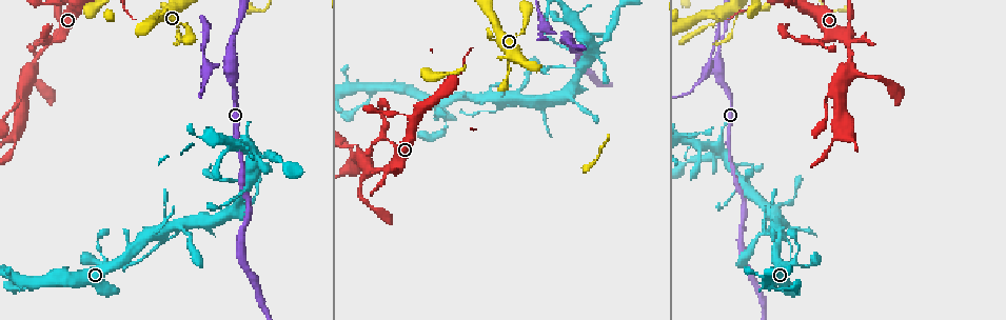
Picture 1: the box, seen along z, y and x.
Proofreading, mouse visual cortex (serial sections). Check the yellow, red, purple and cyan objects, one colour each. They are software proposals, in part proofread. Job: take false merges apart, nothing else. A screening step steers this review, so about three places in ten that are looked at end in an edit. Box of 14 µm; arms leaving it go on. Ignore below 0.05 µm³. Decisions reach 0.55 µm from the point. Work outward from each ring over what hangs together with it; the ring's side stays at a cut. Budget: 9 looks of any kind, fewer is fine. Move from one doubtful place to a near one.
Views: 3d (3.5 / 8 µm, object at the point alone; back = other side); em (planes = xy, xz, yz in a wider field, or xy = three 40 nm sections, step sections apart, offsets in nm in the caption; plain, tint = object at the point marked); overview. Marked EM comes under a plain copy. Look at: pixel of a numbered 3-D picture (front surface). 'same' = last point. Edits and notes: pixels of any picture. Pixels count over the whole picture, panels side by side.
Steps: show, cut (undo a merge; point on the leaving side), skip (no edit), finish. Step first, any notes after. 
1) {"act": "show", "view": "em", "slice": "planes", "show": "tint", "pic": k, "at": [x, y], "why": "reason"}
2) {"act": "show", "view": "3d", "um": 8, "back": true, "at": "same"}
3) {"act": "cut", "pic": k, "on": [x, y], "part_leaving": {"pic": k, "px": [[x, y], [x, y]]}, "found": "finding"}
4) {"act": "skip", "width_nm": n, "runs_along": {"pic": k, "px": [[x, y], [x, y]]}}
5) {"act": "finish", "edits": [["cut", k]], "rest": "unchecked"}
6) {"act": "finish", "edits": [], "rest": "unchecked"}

{"act": "show", "view": "3d", "um": 3.5, "pic": 1, "at": [443, 121], "why": "sharp bend"}

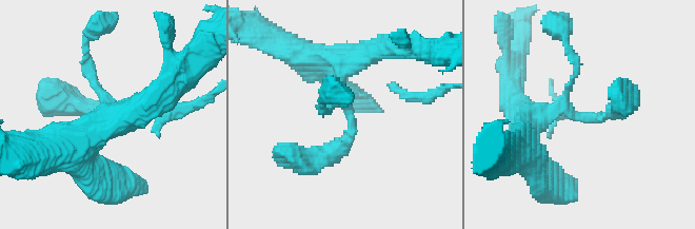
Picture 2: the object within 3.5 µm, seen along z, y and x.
{"act": "show", "view": "em", "slice": "xy", "step": 5, "show": "tint", "pic": 2, "at": [350, 120], "arms": 3, "arm_widths_nm": [150, 250, 300], "why": "need the tissue"}

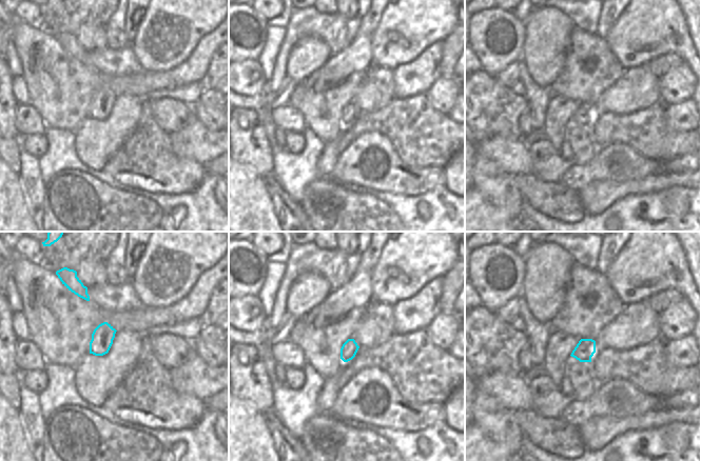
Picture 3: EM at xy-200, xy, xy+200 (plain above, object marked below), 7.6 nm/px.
{"act": "skip", "runs_along": {"pic": 2, "px": [[336, 60], [352, 133], [306, 160]]}, "found": "one cell here"}

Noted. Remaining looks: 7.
{"act": "show", "view": "3d", "um": 3.5, "pic": 1, "at": [249, 184], "why": "arms run side by side"}

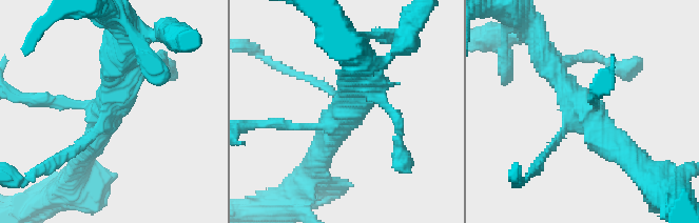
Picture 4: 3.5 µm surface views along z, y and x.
{"act": "show", "view": "em", "slice": "planes", "show": "tint", "pic": 4, "at": [107, 107]}

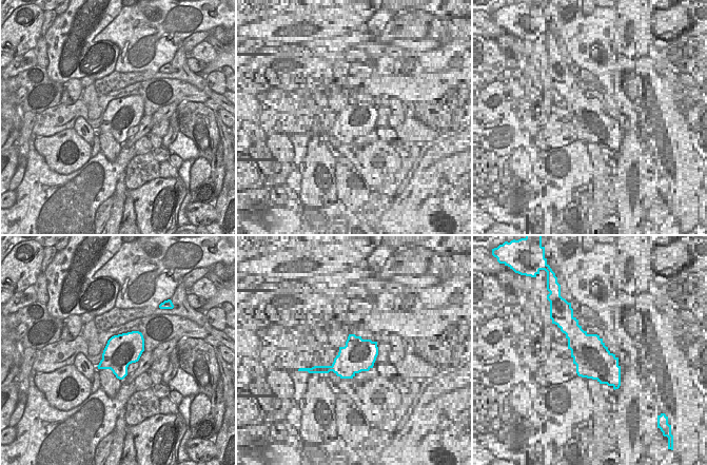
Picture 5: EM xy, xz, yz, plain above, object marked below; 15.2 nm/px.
{"act": "show", "view": "em", "slice": "xy", "step": 3, "show": "tint", "at": "same"}

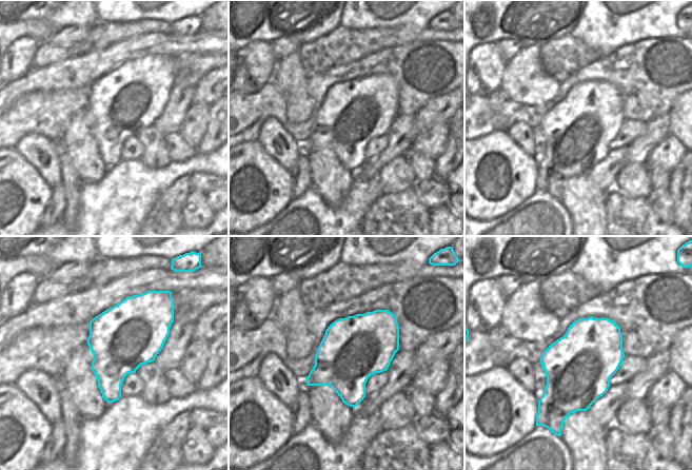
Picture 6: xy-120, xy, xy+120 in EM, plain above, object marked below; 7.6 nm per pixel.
{"act": "skip", "runs_along": {"pic": 4, "px": [[626, 156], [561, 82], [542, 53]]}, "found": "all the same cell"}

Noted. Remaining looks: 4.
{"act": "show", "view": "3d", "um": 3.5, "pic": 1, "at": [721, 72], "why": "three-way junction"}

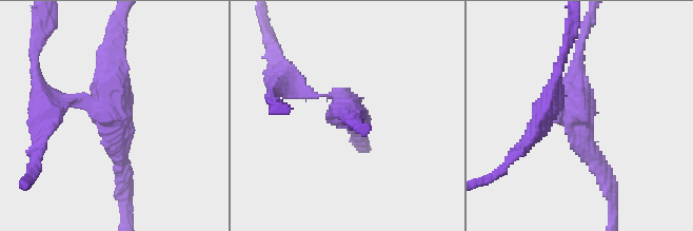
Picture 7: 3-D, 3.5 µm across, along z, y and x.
{"act": "show", "view": "em", "slice": "xy", "step": 5, "show": "tint", "pic": 7, "at": [113, 113], "arms": 3, "arm_widths_nm": [150, 200, 250]}

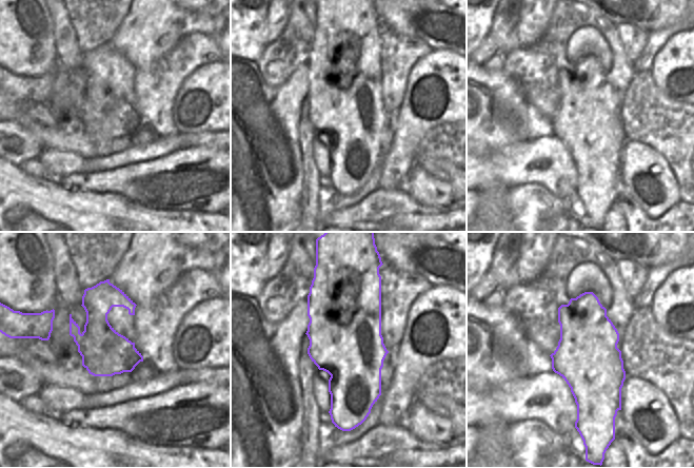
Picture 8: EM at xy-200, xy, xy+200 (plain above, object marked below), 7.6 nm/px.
{"act": "cut", "pic": 7, "on": [289, 72], "part_leaving": {"pic": 7, "px": [[318, 95], [276, 87], [273, 103]]}, "found": "a second cell is stuck on"}

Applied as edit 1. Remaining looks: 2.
{"act": "show", "view": "3d", "um": 3.5, "pic": 1, "at": [745, 12], "why": "a narrow waist"}

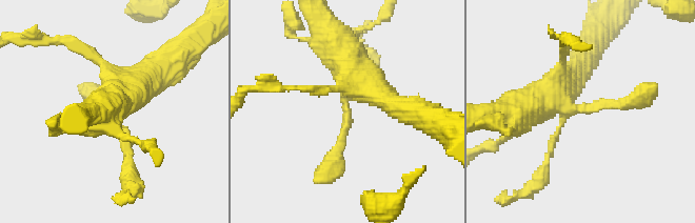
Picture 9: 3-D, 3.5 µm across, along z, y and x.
{"act": "show", "view": "em", "slice": "planes", "show": "tint", "pic": 9, "at": [584, 107]}

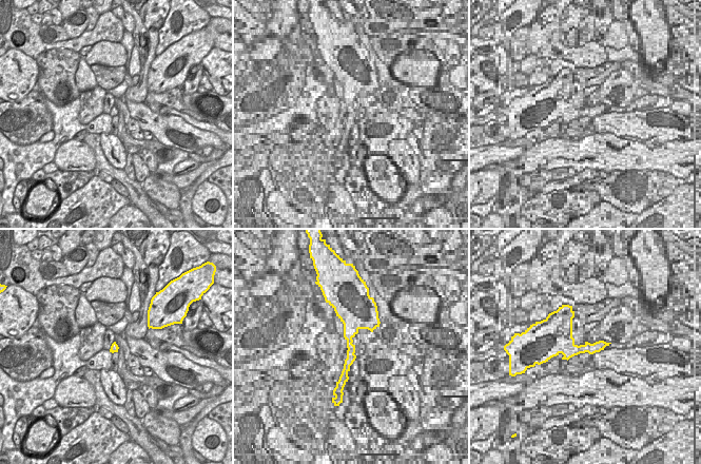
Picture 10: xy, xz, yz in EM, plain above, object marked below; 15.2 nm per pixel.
{"act": "skip", "width_nm": 130, "runs_along": {"pic": 9, "px": [[516, 115], [643, 95]]}, "found": "continuous, no second cell"}

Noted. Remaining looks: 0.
{"act": "finish", "edits": [["cut", 7]], "rest": "unchecked"}

